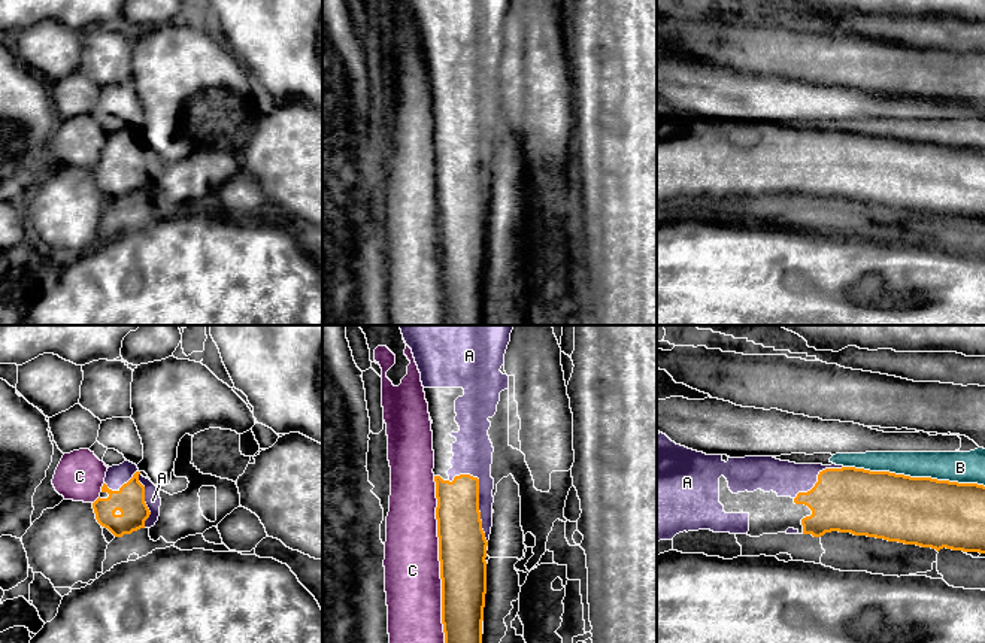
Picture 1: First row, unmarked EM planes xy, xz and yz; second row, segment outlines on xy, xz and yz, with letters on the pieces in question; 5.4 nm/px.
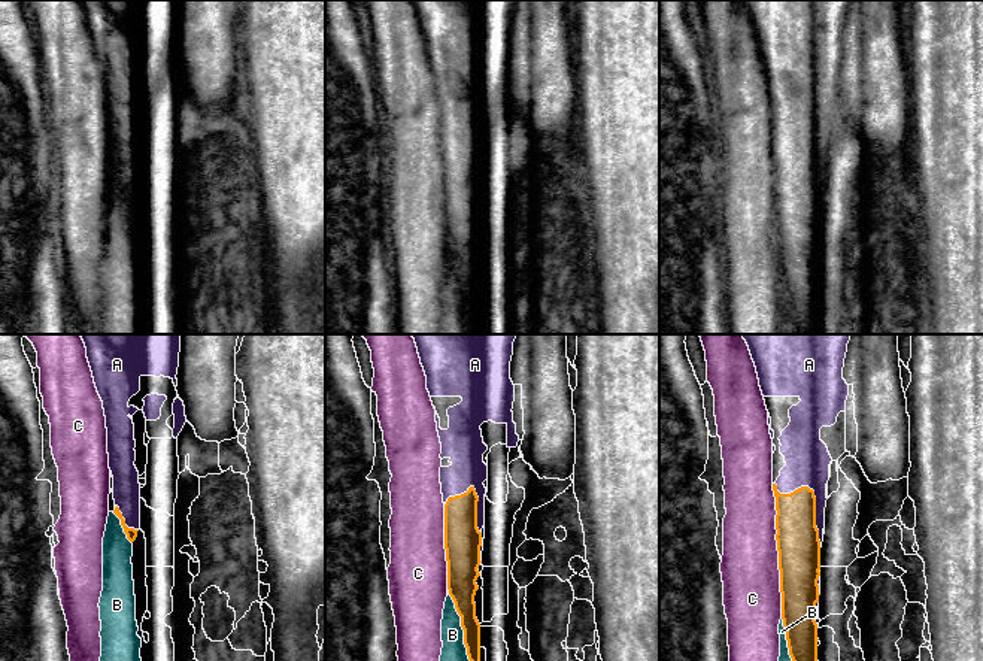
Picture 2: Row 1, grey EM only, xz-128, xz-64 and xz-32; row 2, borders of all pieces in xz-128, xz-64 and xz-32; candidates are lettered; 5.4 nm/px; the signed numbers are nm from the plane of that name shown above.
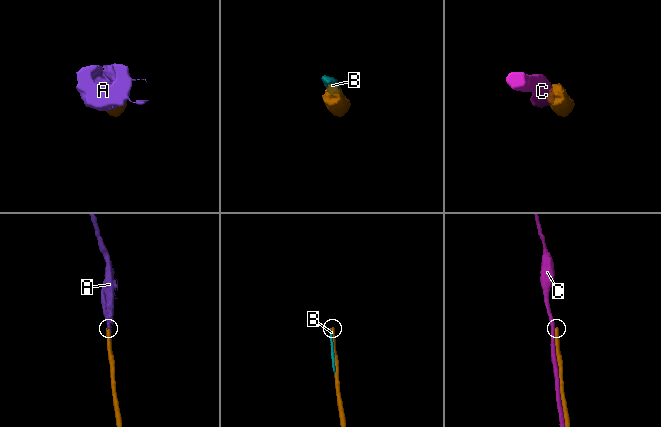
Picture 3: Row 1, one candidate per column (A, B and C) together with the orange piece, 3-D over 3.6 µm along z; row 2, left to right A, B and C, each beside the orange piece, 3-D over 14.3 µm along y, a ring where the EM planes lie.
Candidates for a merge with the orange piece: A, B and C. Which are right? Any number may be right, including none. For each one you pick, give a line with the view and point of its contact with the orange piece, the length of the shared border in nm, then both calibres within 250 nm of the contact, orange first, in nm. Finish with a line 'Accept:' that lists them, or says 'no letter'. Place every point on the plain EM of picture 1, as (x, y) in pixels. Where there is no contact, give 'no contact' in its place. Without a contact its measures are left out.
A: meets orange in xz at (478, 166); contact 400 nm long; 260 nm thick on the orange side, 200 nm on the other
Accept: A

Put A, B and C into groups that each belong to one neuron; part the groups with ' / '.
A / B / C

